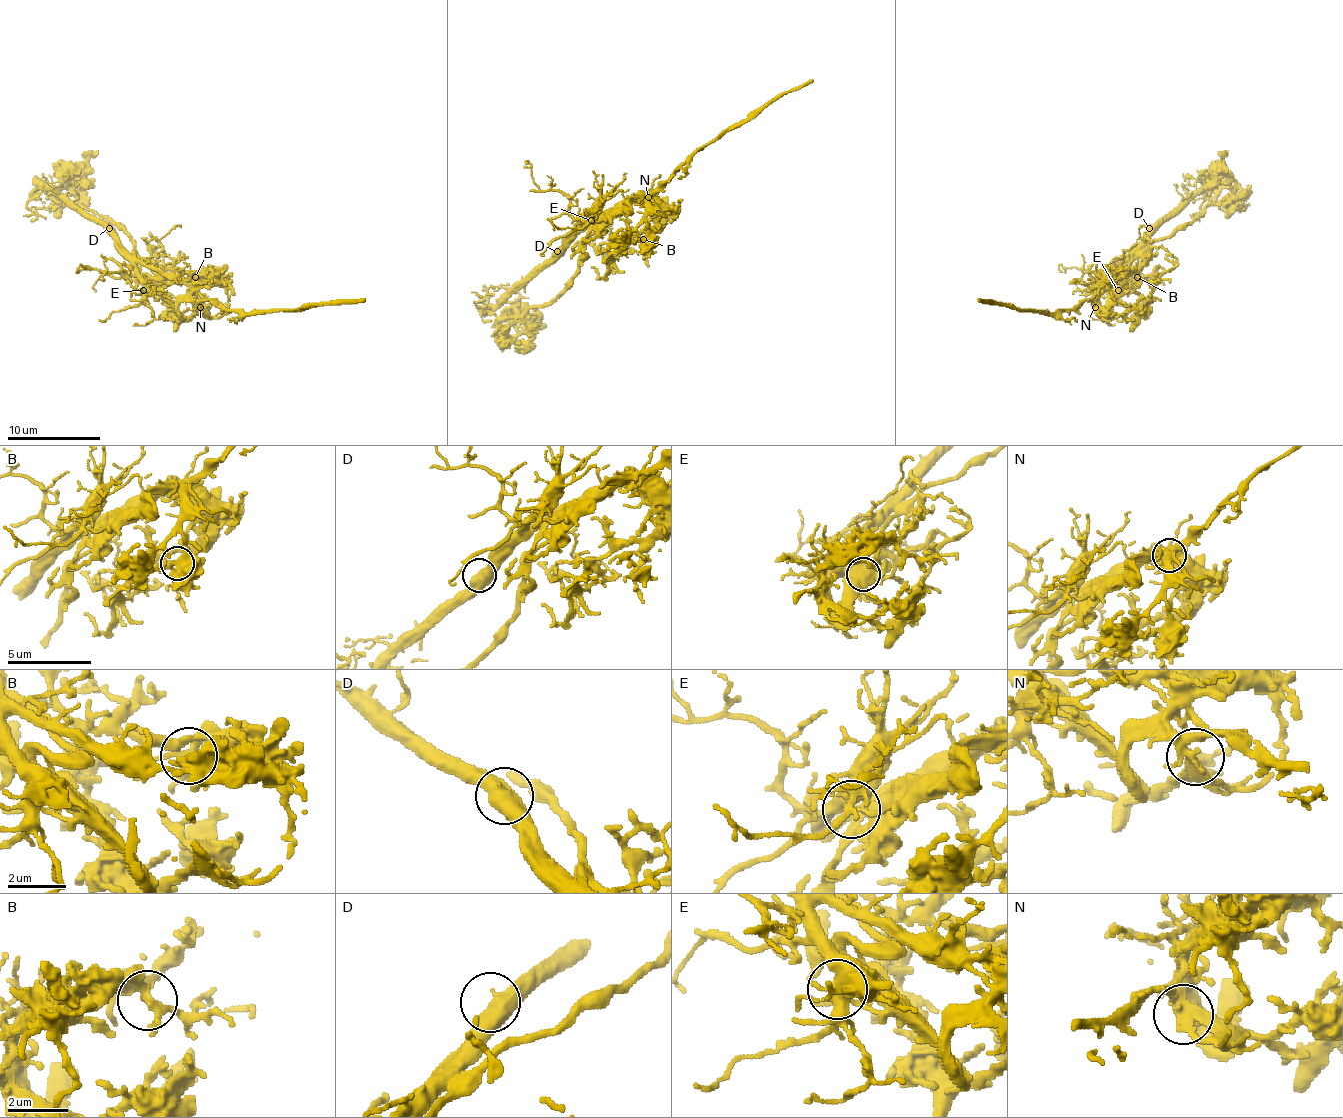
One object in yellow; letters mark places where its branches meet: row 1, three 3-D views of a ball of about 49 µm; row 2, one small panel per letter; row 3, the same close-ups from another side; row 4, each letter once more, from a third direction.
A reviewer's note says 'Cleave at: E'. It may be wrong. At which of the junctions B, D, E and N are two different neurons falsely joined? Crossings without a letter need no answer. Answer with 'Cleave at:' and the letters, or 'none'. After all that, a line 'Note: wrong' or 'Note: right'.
Cleave at: E
Note: right

